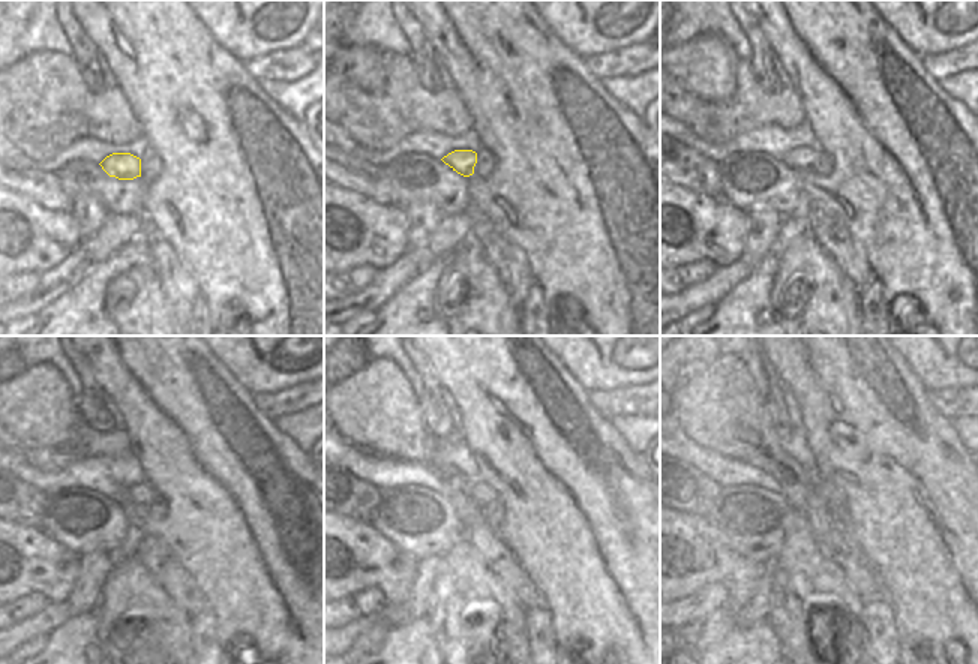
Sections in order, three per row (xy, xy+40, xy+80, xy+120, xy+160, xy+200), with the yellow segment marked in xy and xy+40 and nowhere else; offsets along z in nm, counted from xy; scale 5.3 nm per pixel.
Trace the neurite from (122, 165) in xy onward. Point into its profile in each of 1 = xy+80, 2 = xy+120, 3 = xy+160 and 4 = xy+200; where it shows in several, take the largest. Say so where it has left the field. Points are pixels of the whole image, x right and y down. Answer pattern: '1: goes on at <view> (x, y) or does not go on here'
1: goes on at xy+80 (801, 159)
2: goes on at xy+120 (143, 493)
3: goes on at xy+160 (480, 493)
4: goes on at xy+200 (816, 486)

